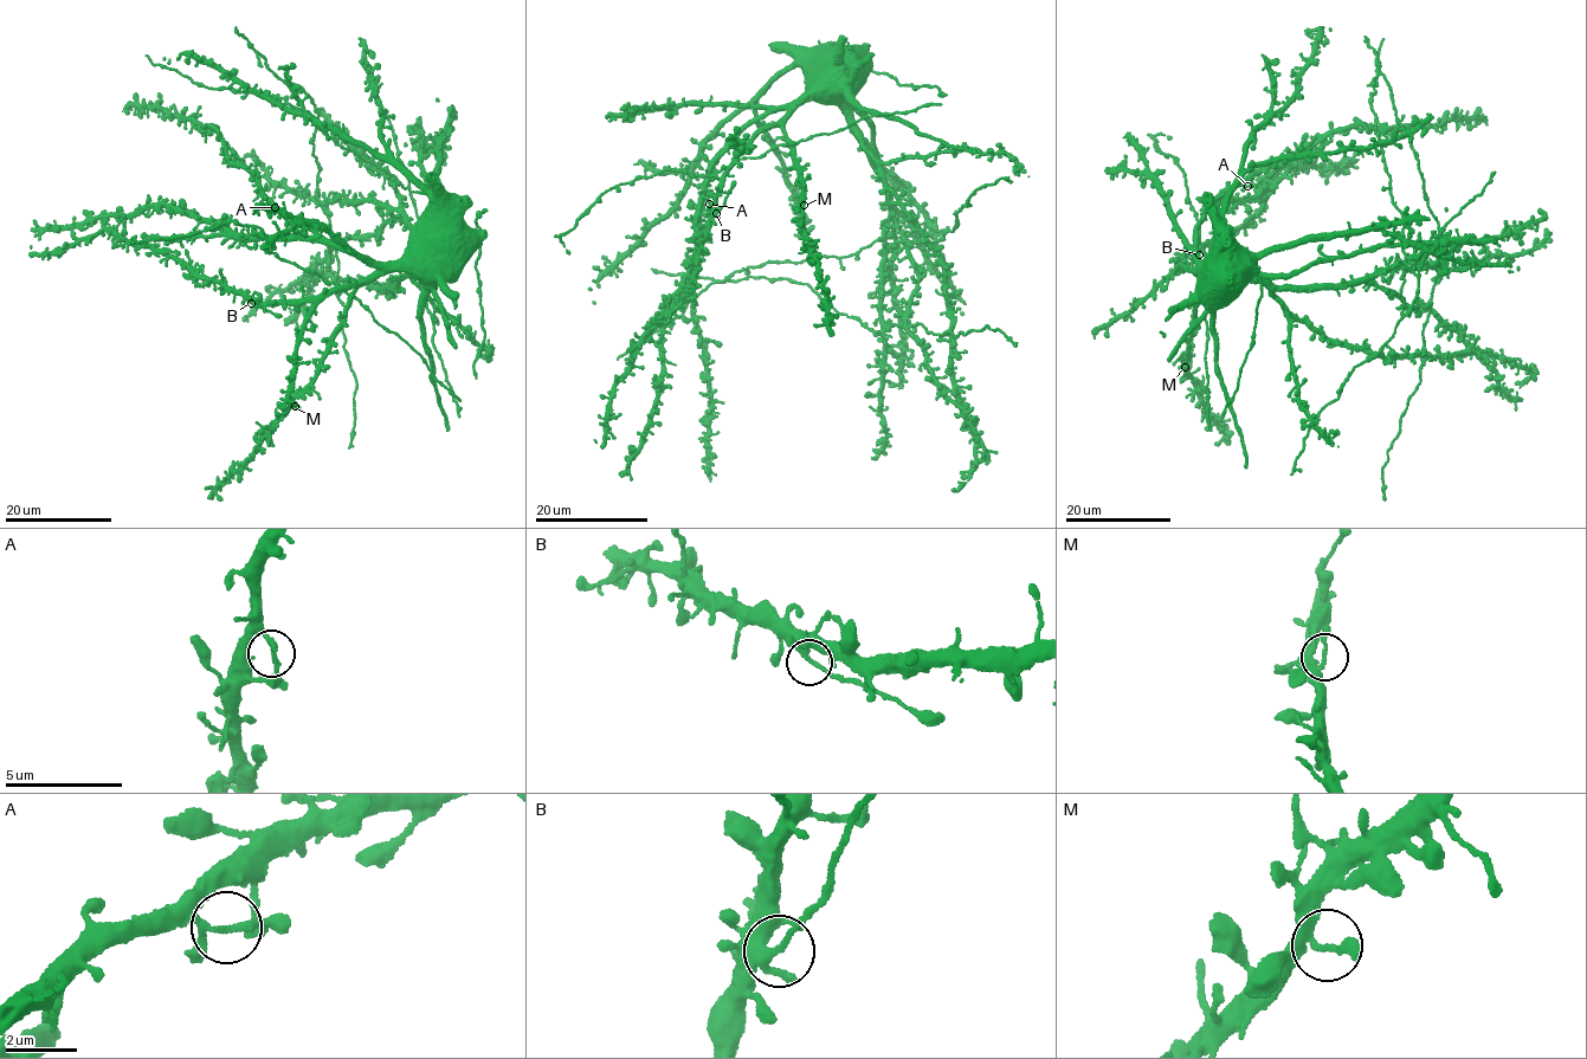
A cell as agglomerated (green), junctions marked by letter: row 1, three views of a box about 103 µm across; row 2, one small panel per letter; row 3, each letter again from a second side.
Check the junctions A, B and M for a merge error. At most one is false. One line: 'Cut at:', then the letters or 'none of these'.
Cut at: B

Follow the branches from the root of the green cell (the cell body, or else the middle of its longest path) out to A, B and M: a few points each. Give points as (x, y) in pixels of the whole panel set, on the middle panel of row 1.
A: (829, 81), (829, 62), (798, 99), (775, 108), (735, 137), (716, 159), (705, 180), (709, 204)
B: (829, 81), (829, 62), (786, 117), (760, 129), (740, 149), (724, 174), (717, 213)
M: (829, 81), (829, 62), (786, 115), (784, 129), (794, 148), (805, 182), (800, 206), (804, 205)

